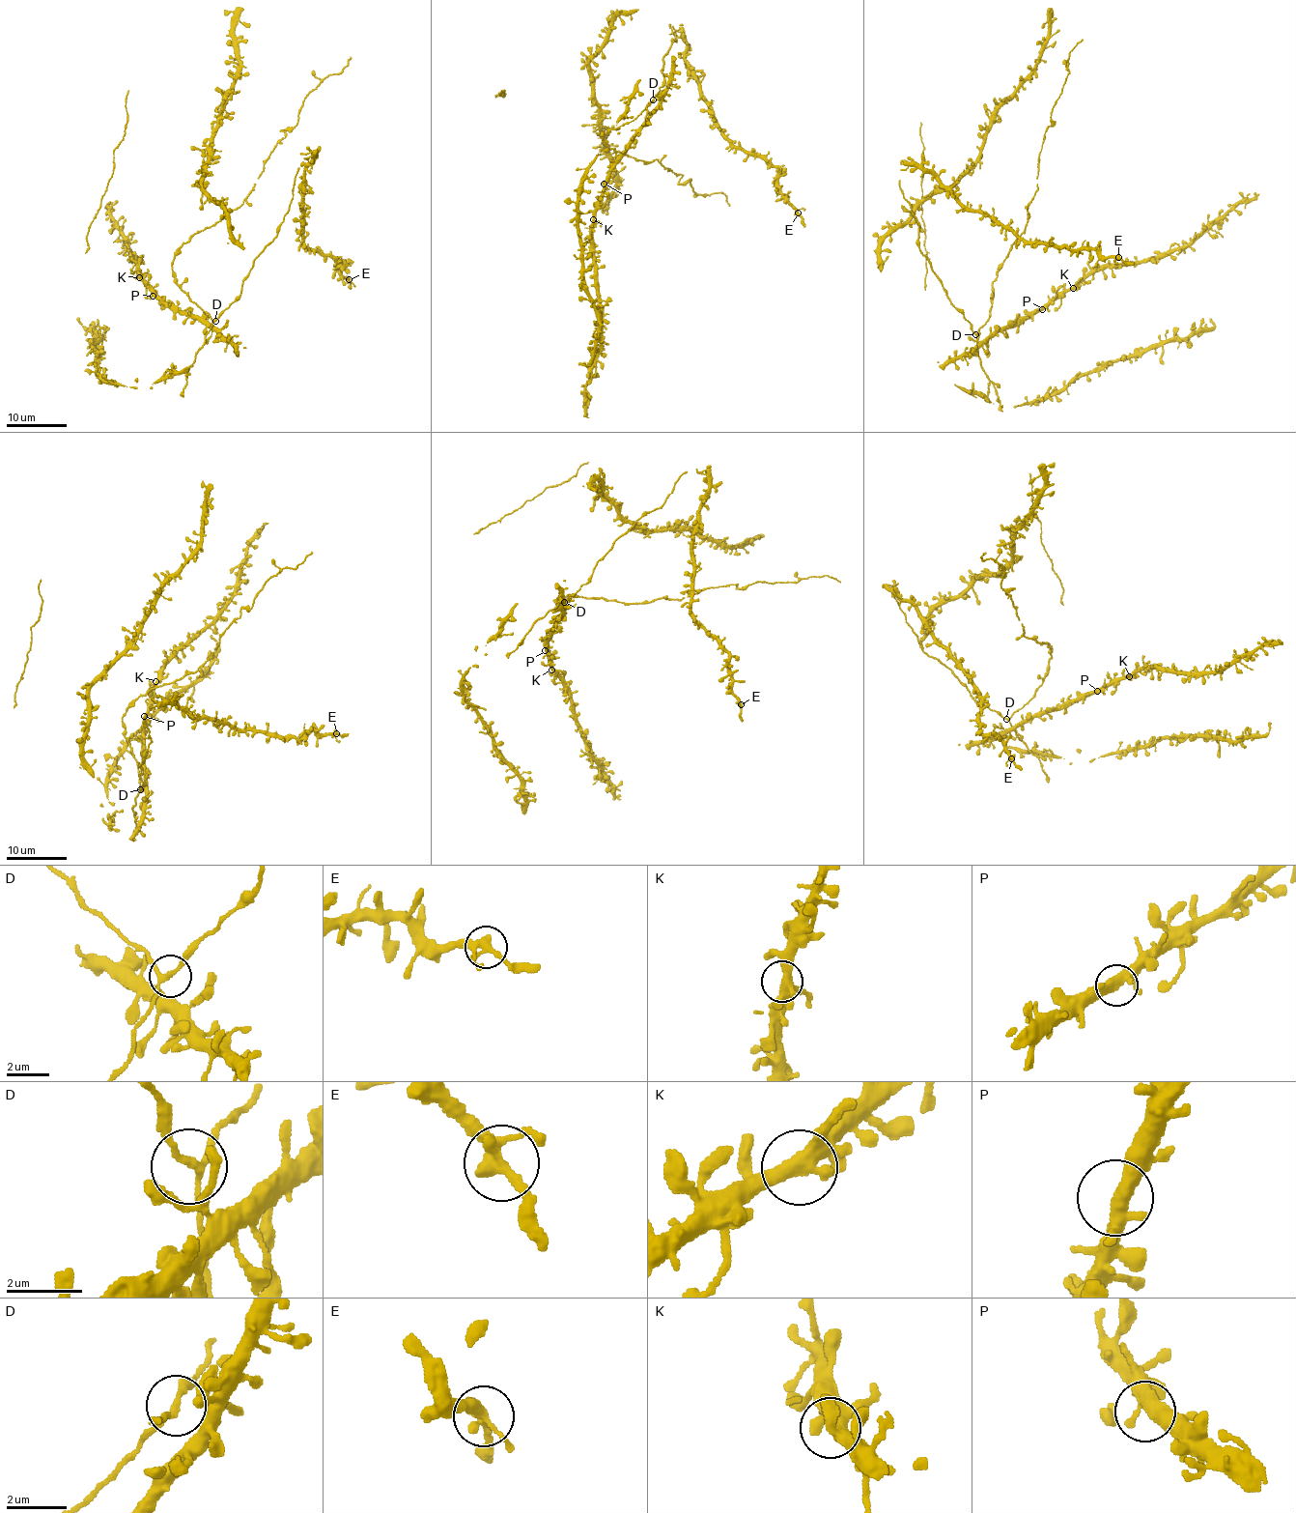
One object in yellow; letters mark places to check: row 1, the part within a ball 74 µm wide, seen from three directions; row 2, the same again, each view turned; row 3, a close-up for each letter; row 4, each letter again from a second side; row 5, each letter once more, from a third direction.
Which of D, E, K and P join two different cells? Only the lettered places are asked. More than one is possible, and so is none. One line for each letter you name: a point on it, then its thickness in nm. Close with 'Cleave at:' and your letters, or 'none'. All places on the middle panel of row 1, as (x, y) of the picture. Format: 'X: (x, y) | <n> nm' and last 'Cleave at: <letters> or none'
Cleave at: none

